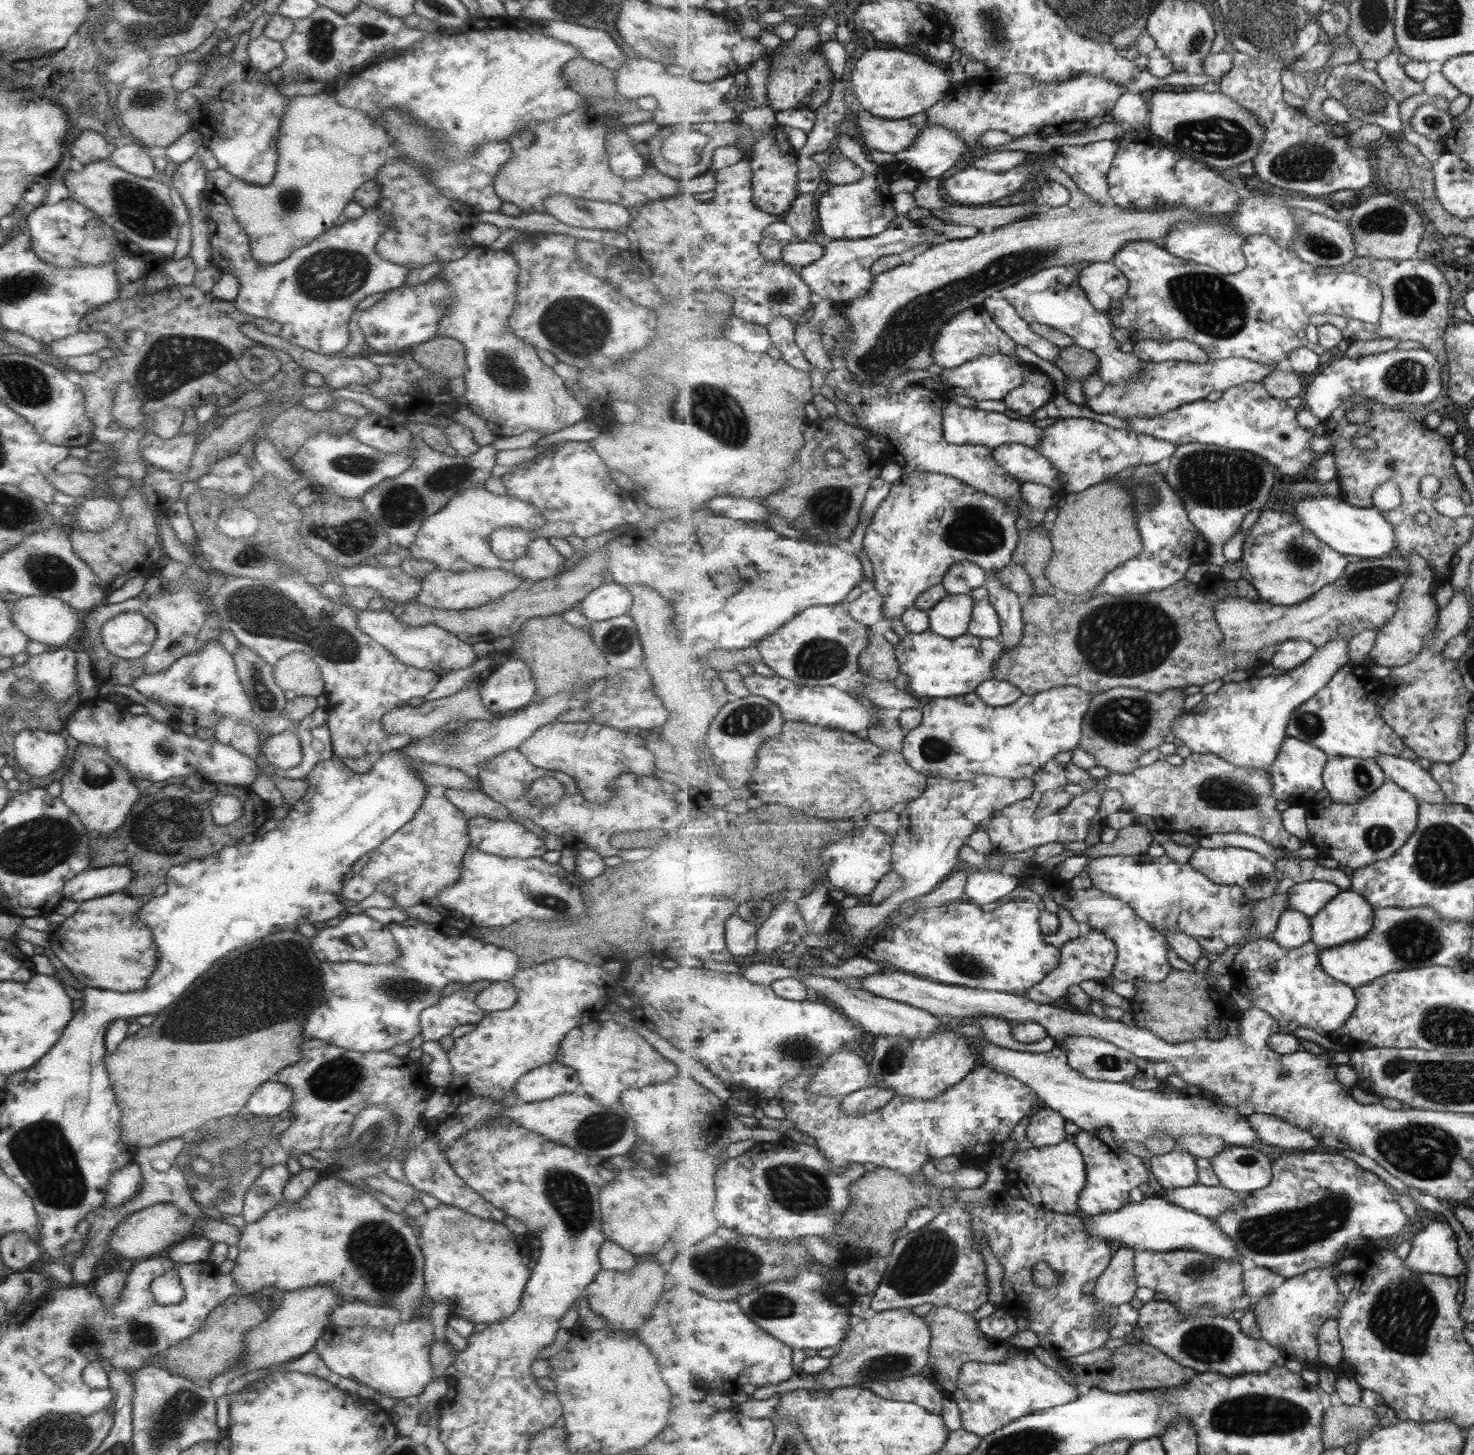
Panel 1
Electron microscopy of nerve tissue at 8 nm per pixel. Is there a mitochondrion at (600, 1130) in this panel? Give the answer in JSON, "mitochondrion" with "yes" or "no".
{"mitochondrion":"yes"}

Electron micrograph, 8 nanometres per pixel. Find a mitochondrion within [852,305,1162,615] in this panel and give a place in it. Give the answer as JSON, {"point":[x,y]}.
{"point":[972,528]}

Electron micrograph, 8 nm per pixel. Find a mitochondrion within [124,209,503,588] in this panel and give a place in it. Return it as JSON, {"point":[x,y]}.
{"point":[175,360]}

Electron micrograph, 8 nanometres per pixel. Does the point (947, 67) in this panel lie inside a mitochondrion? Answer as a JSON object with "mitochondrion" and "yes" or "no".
{"mitochondrion":"no"}

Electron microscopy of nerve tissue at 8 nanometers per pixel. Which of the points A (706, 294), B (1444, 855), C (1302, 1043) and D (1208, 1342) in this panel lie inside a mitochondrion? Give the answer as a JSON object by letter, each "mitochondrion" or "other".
{"A":"other","B":"mitochondrion","C":"other","D":"mitochondrion"}

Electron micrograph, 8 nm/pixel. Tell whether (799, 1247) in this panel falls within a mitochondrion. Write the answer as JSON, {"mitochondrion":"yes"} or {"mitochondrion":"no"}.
{"mitochondrion":"no"}

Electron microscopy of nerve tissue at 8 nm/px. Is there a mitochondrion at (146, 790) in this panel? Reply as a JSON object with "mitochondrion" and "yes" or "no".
{"mitochondrion":"no"}

